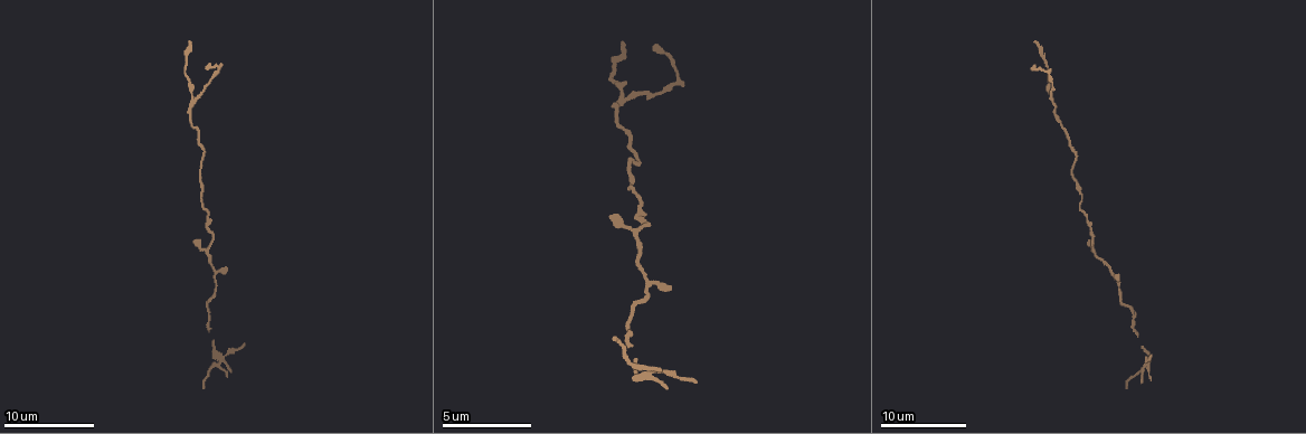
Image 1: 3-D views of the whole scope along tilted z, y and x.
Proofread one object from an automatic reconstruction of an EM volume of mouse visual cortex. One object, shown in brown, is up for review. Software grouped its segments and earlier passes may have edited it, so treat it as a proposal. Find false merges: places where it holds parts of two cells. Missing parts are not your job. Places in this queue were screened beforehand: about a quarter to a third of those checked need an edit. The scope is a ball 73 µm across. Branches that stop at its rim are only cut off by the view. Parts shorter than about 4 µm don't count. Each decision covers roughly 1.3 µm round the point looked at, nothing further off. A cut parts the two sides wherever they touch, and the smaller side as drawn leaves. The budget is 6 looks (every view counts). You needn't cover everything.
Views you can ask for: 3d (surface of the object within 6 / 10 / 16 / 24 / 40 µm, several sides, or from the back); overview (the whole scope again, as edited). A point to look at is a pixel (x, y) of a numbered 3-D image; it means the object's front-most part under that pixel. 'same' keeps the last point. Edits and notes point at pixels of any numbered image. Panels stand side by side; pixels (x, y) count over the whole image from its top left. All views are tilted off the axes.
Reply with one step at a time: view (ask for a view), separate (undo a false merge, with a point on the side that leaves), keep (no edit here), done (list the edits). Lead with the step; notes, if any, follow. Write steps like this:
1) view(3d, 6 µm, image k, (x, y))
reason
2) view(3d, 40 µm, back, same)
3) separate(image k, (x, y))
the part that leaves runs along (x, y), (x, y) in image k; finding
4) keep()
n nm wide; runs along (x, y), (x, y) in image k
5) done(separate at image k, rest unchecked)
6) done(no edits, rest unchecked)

view(3d, 16 µm, image 1, (626, 95))
a fork

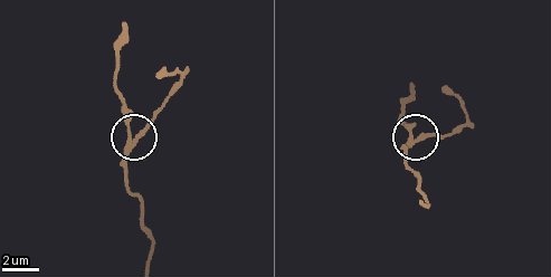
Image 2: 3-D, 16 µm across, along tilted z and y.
separate(image 2, (149, 124))
the part that leaves runs along (134, 141), (181, 72), (157, 76) in image 2; a second cell is stuck on

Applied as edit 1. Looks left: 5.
view(3d, 10 µm, image 1, (207, 215))

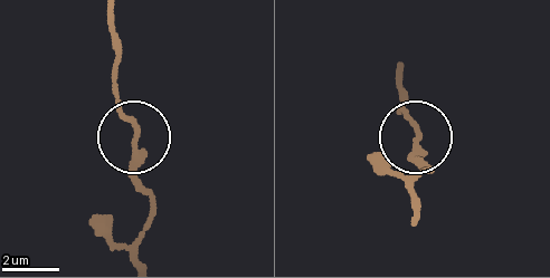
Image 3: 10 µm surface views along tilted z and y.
keep()
runs along (134, 145), (133, 127), (119, 102), (119, 68) in image 3; one cell here

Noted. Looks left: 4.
view(3d, 10 µm, image 1, (214, 365))
thin arm on a thick one

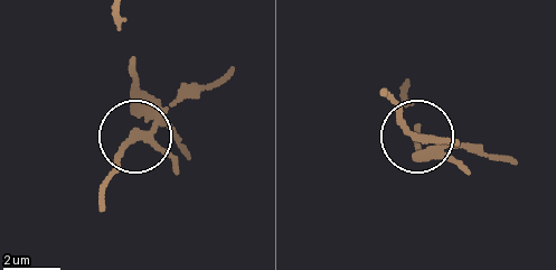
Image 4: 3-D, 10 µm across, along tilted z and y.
separate(image 4, (173, 157))
the part that leaves runs along (156, 120), (128, 141), (100, 191), (97, 210) in image 4; two cells meet here

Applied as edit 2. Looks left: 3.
done(separate at image 2, separate at image 4, rest unchecked)

